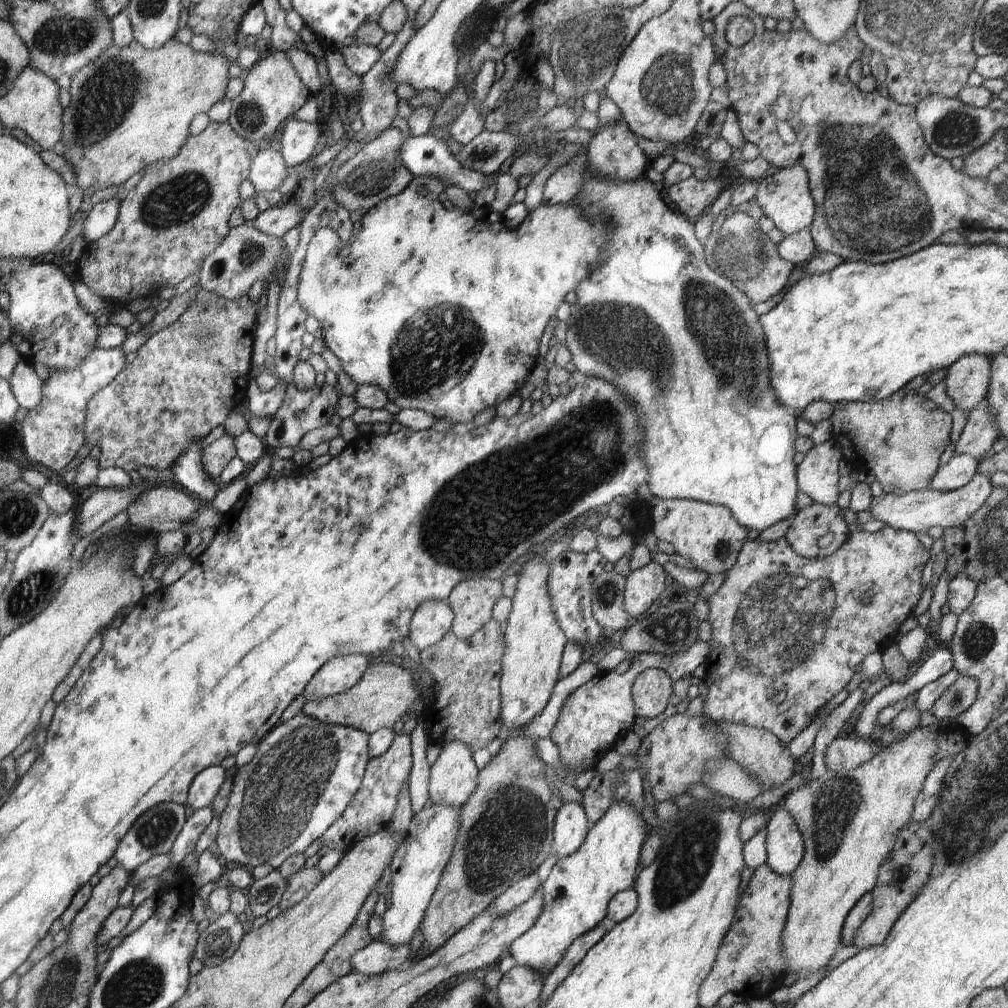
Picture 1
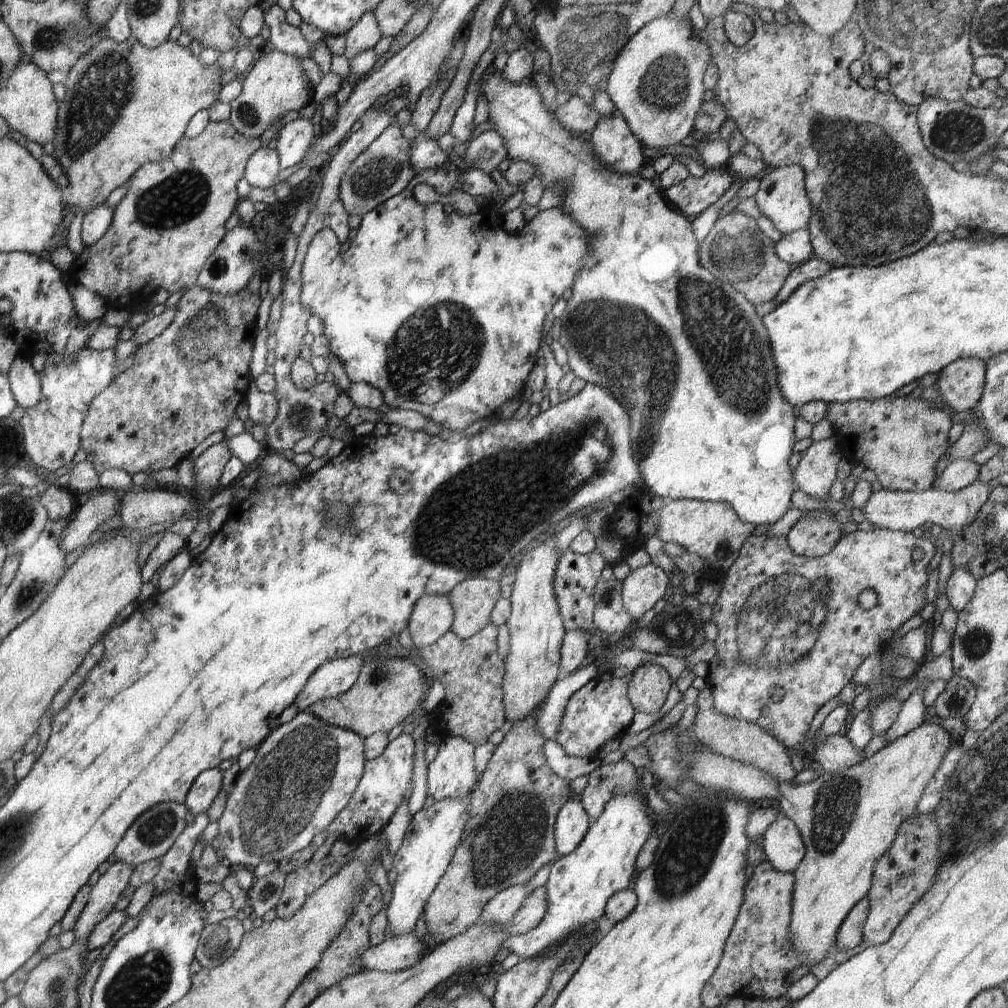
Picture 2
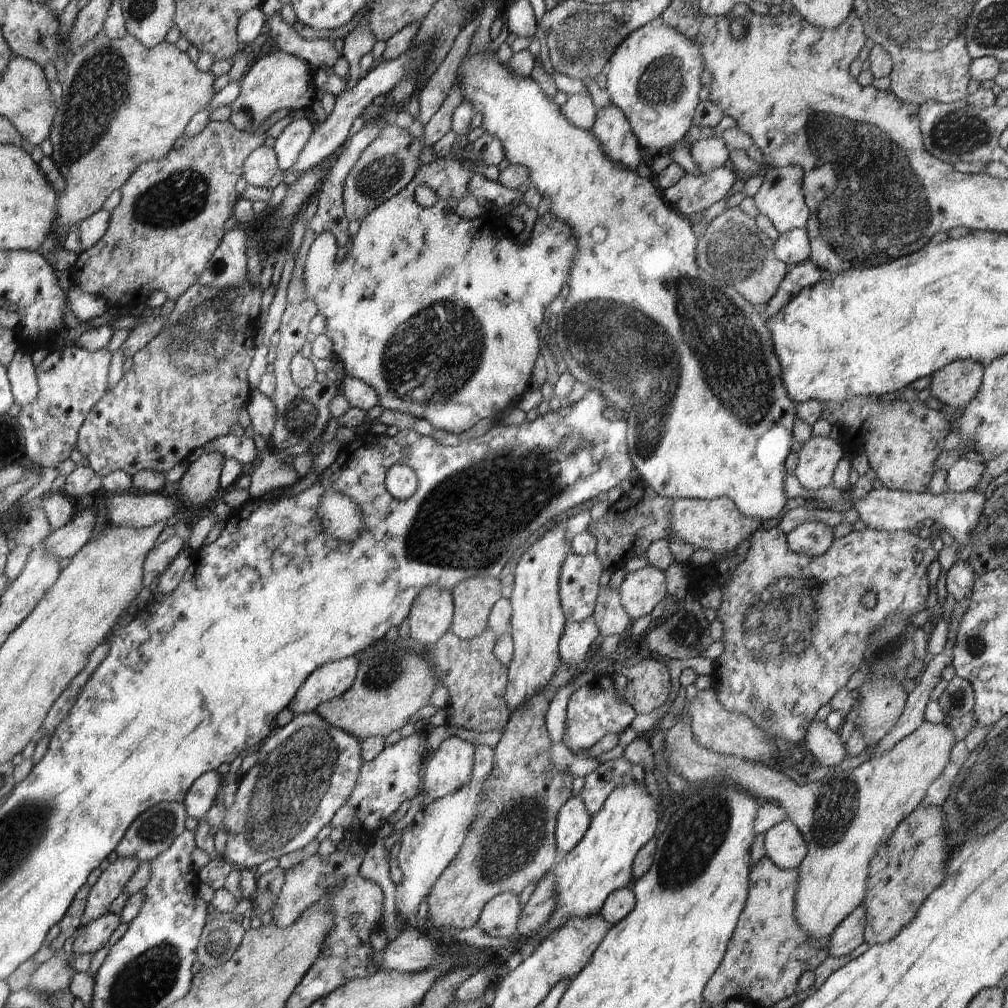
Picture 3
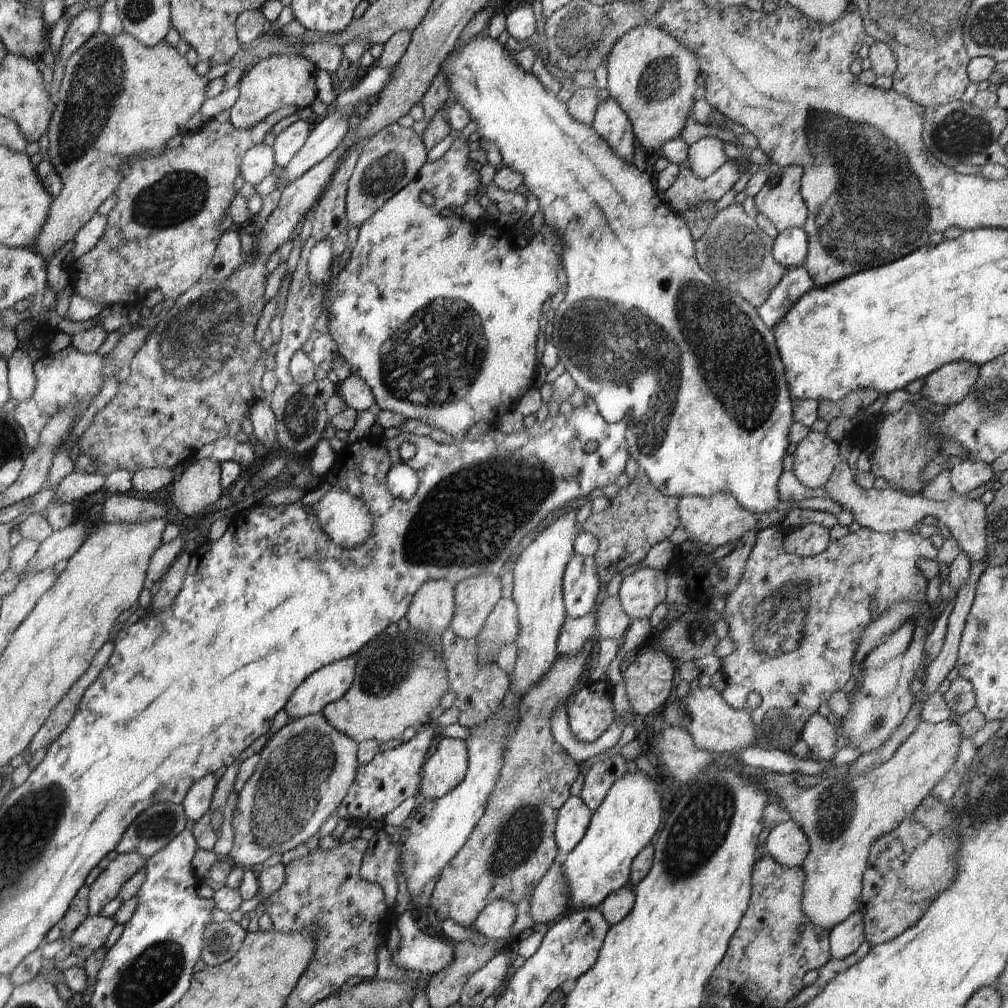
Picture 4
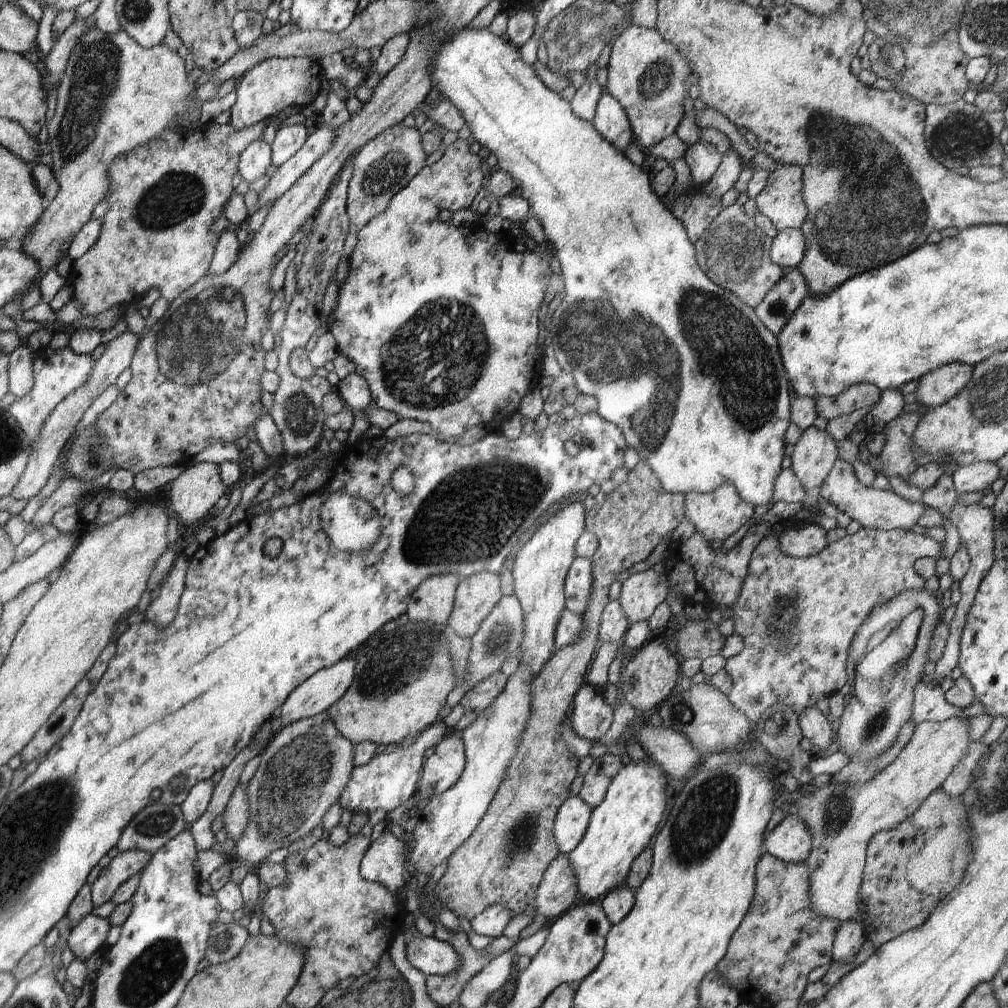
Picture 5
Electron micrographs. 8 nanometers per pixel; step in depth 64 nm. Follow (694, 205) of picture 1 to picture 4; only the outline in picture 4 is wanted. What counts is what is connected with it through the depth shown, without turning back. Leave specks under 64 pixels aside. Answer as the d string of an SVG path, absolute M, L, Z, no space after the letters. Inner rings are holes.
M728 160L706 179L696 179L684 165L679 166L679 172L680 175L674 185L664 192L666 202L678 214L701 201L719 201L733 188L743 170L738 164Z

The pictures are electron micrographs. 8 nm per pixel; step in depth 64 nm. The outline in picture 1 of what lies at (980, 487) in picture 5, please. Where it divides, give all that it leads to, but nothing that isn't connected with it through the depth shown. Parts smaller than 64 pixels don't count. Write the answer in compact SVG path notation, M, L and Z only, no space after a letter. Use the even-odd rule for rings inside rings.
M968 454L952 456L946 464L940 464L928 489L940 492L959 490L977 474L979 462Z

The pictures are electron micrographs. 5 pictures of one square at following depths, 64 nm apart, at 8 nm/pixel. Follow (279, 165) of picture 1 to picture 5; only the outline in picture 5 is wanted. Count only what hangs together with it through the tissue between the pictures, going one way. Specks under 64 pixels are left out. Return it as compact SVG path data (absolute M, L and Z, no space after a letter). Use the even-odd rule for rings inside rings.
M252 142L240 154L238 162L242 180L247 183L254 182L265 176L266 170L272 166L272 150L266 142Z

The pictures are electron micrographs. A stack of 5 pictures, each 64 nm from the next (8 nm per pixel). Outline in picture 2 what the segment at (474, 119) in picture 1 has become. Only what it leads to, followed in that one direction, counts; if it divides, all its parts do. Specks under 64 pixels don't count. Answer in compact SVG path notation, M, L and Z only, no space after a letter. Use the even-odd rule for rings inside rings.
M491 42L488 49L482 54L479 62L476 64L466 90L464 103L458 108L458 112L456 112L456 116L452 122L450 132L454 138L462 143L468 142L468 139L477 127L477 125L474 124L474 118L479 96L478 82L480 82L480 78L482 78L485 69L488 68L491 63L494 63L494 51L497 46L498 44L496 42Z

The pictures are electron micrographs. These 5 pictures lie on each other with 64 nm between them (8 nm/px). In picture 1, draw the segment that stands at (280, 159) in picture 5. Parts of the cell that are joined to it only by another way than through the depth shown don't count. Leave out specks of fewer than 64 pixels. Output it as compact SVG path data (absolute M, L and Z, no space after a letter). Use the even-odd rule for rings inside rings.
M290 120L284 128L282 140L279 141L284 164L295 167L310 159L321 134L317 123Z

